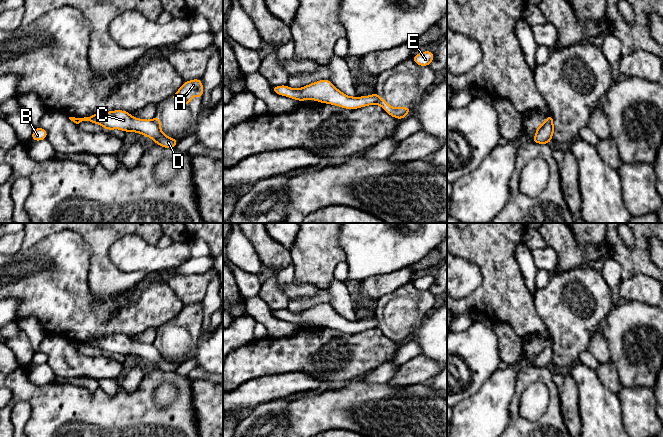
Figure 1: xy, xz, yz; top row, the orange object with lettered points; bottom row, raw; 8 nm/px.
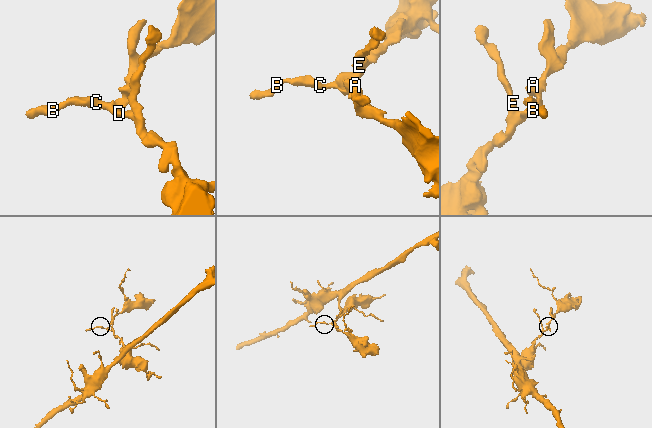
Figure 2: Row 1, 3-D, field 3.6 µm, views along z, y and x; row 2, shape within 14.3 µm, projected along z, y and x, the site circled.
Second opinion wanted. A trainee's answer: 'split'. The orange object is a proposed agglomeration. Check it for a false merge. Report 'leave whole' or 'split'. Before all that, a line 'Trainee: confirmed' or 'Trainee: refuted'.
Trainee: confirmed
split

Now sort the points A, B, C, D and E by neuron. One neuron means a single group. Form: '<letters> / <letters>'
A / B C D E

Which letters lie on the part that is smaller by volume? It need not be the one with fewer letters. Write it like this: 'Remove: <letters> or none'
Remove: A

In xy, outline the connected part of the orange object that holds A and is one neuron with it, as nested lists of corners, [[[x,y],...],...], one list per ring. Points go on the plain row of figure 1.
[[[194,303],[184,306],[181,312],[171,322],[189,331],[192,320],[195,318],[197,323],[200,323],[203,317],[202,303]]]

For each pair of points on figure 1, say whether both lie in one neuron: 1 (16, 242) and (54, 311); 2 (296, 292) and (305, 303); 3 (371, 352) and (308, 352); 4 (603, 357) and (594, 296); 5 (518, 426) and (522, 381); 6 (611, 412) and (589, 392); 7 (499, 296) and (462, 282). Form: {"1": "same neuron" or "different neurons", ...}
{"1": "different neurons", "2": "different neurons", "3": "same neuron", "4": "different neurons", "5": "same neuron", "6": "same neuron", "7": "different neurons"}

